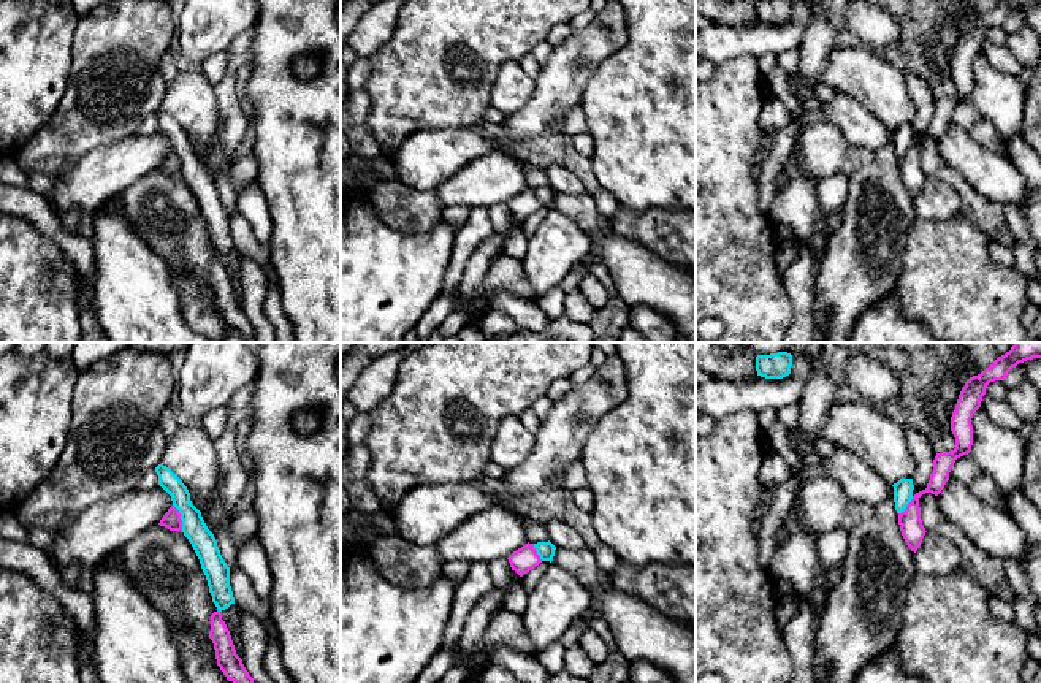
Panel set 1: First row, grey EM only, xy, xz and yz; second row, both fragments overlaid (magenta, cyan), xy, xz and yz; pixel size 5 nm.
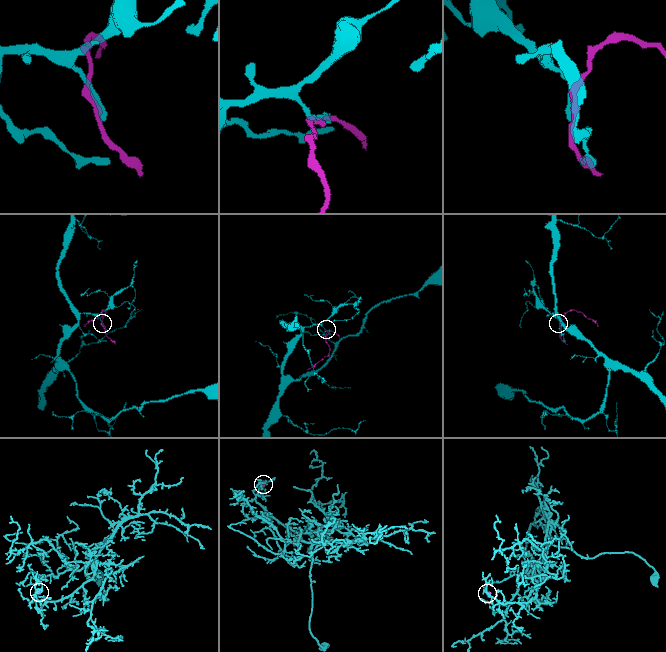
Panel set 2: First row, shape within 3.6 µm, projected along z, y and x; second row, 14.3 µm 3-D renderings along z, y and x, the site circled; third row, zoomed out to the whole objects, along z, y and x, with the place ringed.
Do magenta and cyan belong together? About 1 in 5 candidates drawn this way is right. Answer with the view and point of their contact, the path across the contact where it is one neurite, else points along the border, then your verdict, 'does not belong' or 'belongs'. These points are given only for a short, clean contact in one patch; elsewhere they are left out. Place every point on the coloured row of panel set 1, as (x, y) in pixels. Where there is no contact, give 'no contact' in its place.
contact xy (179, 518); does not belong

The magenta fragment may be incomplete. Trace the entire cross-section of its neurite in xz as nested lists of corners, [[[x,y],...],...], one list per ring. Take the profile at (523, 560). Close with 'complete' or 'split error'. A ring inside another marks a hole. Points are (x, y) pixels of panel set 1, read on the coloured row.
[[[529,542],[513,551],[507,559],[510,563],[512,570],[515,570],[520,577],[523,577],[542,563],[540,556],[534,548],[534,544]]]; complete

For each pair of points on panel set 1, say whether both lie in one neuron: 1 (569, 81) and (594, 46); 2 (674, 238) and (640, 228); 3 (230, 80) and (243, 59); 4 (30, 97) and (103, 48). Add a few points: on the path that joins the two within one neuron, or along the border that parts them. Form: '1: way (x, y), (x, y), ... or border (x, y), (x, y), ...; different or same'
1: way (569, 70), (571, 59), (579, 51), (583, 51); same
2: way (666, 233), (648, 228); same
3: border (228, 72), (238, 73); different
4: border (75, 34), (68, 83), (57, 105); different

